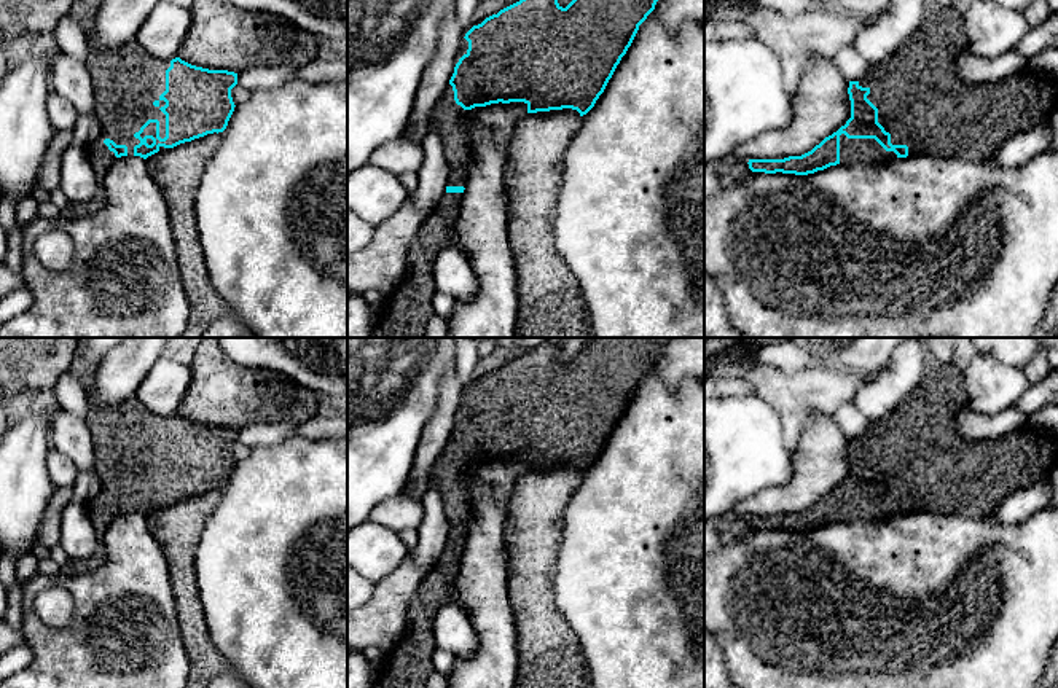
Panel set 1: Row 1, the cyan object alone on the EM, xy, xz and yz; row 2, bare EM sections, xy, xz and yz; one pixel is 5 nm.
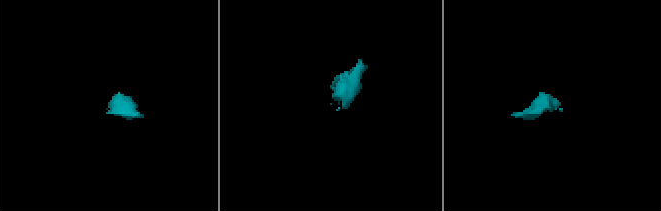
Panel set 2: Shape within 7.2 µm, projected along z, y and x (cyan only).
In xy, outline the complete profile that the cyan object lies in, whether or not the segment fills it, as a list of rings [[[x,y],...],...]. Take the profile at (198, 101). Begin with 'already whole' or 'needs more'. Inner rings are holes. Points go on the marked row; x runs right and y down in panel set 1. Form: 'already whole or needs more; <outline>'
needs more; [[[135,40],[120,48],[89,43],[86,64],[102,131],[84,151],[97,177],[105,175],[116,158],[134,154],[147,159],[161,150],[223,132],[236,107],[231,89],[237,84],[237,73],[196,67],[180,57],[155,57]]]

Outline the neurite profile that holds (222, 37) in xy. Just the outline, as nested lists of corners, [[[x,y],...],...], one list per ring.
[[[194,0],[190,10],[191,27],[178,57],[191,65],[239,75],[250,67],[288,65],[300,70],[319,57],[319,38],[277,14],[245,11],[229,0]]]

